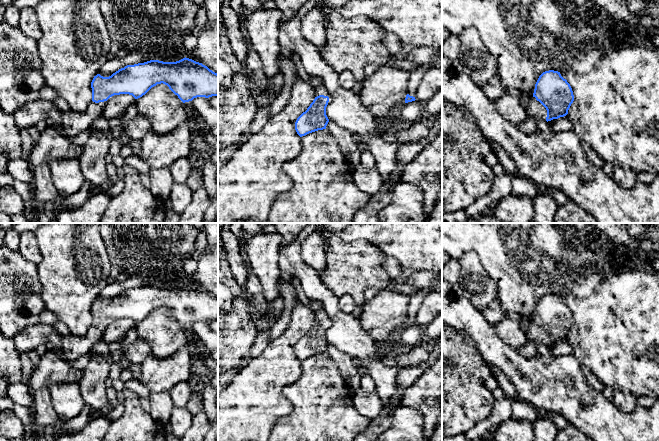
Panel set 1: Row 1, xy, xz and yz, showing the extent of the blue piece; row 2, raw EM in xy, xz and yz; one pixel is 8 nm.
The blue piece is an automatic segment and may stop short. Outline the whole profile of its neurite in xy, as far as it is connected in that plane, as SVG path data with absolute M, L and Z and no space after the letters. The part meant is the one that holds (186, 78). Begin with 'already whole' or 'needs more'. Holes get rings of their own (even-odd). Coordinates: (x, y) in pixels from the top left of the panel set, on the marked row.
needs more; M185 57L176 62L150 60L127 65L109 77L94 76L91 82L92 101L87 109L62 113L63 135L70 137L89 131L93 121L102 116L112 96L129 94L138 99L161 83L167 85L183 103L197 97L218 96L218 74L192 59Z

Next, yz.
needs more; M545 71L535 84L526 113L528 118L548 122L566 116L573 101L572 88L560 72Z

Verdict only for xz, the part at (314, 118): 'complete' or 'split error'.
split error

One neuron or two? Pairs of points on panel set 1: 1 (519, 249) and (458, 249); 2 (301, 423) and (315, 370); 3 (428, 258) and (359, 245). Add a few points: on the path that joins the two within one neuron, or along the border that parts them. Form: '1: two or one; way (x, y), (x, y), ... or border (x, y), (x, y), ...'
1: one; way (504, 245), (473, 245)
2: one; way (314, 410), (315, 383)
3: two; border (356, 240), (368, 240), (379, 249)

